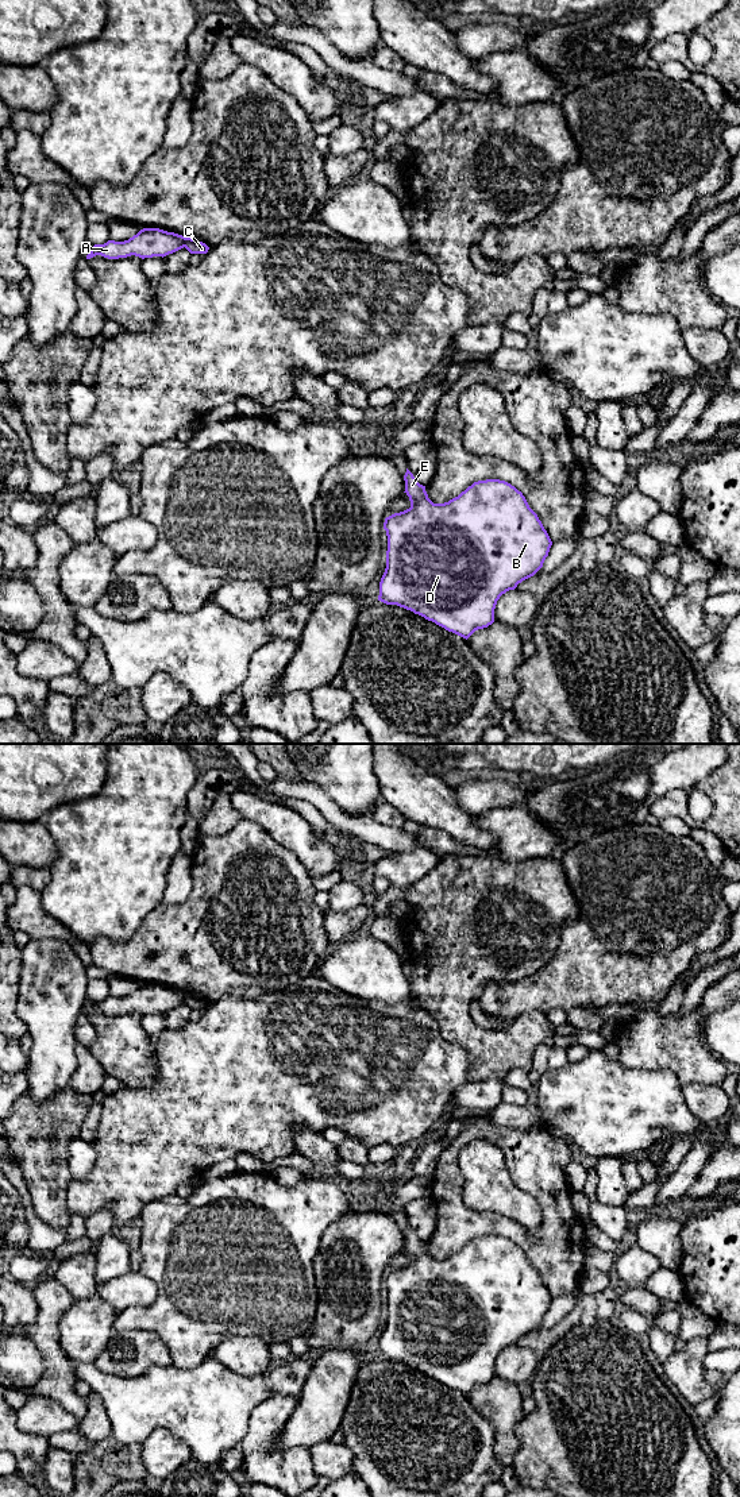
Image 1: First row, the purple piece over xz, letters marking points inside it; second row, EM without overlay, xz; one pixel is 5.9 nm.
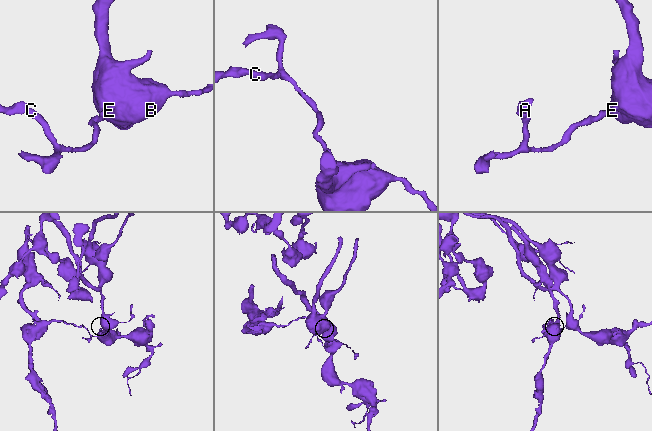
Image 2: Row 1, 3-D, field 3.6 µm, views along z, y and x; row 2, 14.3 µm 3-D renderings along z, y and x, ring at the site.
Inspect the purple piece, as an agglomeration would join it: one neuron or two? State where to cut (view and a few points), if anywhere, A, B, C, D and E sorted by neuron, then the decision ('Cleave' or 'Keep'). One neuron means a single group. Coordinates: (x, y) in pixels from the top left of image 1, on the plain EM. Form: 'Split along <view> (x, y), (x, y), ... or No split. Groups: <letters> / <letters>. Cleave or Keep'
Split along xz (187, 994), (184, 1002). Groups: A / B C D E. Cleave

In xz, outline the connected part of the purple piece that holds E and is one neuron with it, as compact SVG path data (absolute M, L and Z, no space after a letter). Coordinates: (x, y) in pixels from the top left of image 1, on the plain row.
M408 1224L404 1236L411 1263L385 1274L386 1324L379 1338L378 1357L411 1366L467 1396L475 1386L494 1378L494 1365L502 1350L514 1346L543 1323L552 1297L523 1249L505 1236L474 1238L444 1259L433 1259L425 1242Z

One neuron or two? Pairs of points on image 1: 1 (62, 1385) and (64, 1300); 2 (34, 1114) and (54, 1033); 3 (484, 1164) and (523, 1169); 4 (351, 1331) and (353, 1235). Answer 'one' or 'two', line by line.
1: one
2: two
3: two
4: one

